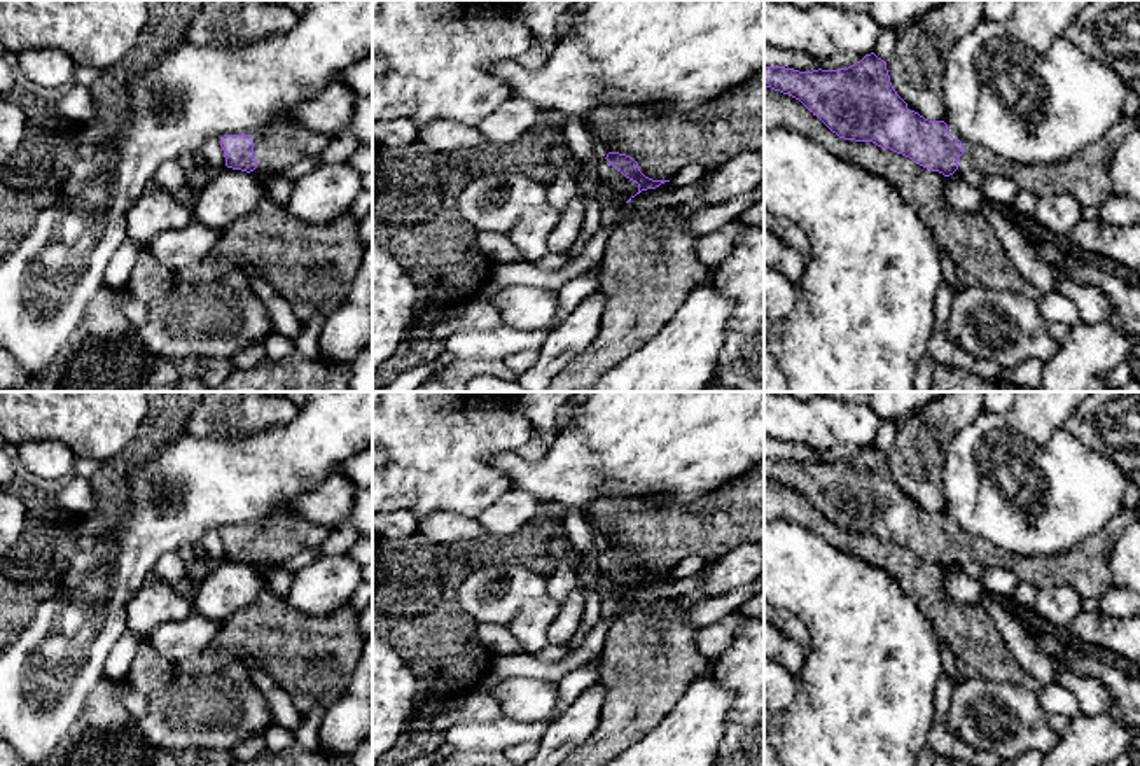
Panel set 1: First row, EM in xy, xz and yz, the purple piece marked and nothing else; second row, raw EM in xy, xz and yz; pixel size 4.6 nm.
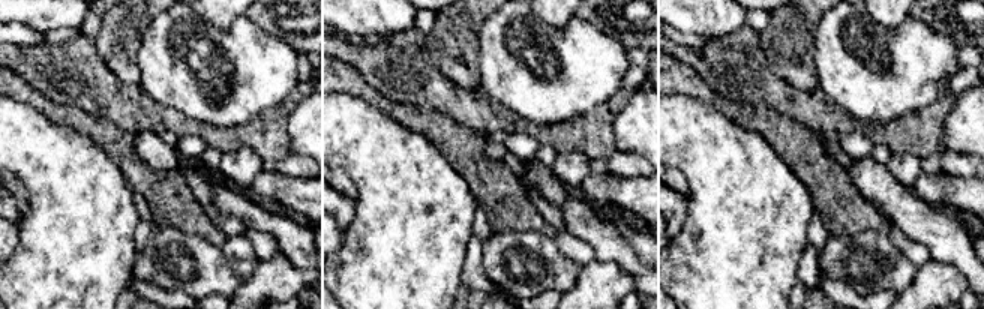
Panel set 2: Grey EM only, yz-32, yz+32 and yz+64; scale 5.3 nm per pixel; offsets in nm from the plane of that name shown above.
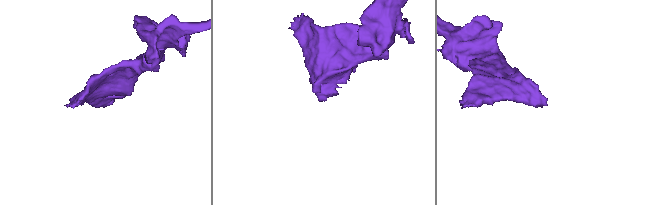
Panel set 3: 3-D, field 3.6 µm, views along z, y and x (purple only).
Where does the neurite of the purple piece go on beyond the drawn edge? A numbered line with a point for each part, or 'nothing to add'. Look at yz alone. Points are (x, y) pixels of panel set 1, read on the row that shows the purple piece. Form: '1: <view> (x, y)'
1: yz (1086, 175)

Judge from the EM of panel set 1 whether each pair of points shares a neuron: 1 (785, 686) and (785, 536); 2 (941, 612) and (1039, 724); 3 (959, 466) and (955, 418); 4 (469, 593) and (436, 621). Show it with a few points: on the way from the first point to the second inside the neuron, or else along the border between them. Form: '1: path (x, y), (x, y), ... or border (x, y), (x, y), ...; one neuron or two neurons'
1: border (798, 677), (796, 696), (782, 710); two neurons
2: border (962, 677), (1013, 681), (1035, 695); two neurons
3: border (985, 411), (957, 432), (946, 448), (941, 469); two neurons
4: border (481, 567), (453, 591), (458, 605), (476, 623); two neurons

